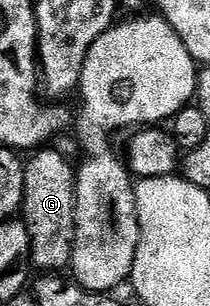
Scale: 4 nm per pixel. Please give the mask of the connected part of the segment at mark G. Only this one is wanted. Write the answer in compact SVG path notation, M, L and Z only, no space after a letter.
M53 148L38 149L26 161L23 221L31 236L32 265L36 269L38 266L41 272L61 272L73 260L77 235L77 172L74 163L69 163L59 151L49 149Z

